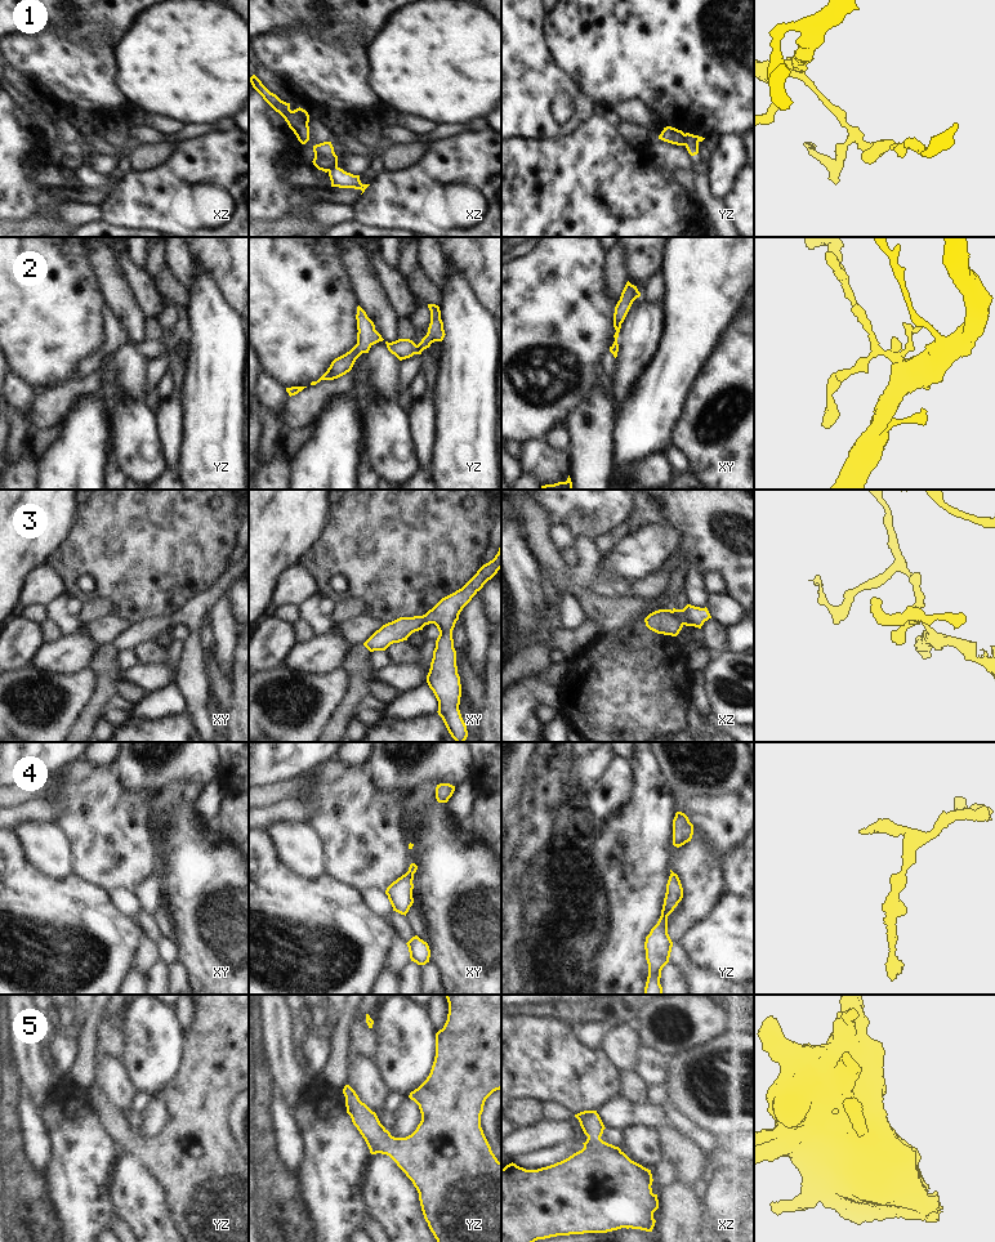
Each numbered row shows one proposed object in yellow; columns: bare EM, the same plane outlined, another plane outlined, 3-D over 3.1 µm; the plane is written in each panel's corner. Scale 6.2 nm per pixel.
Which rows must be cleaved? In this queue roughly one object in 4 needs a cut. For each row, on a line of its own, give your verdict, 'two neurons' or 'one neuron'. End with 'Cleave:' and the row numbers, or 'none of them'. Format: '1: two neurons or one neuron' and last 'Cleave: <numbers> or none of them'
1: two neurons
2: one neuron
3: one neuron
4: one neuron
5: one neuron
Cleave: 1

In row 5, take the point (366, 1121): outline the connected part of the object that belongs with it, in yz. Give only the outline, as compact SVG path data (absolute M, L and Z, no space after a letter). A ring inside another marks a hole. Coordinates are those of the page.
M445 995L447 1020L436 1033L436 1056L427 1080L409 1098L420 1109L421 1121L406 1138L394 1138L375 1112L345 1085L347 1113L365 1139L370 1153L387 1154L412 1181L425 1221L437 1242L501 1242L501 1162L498 1161L481 1127L486 1099L501 1089L501 995Z

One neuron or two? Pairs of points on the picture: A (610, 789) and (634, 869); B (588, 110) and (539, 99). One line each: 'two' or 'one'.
A: two
B: one

